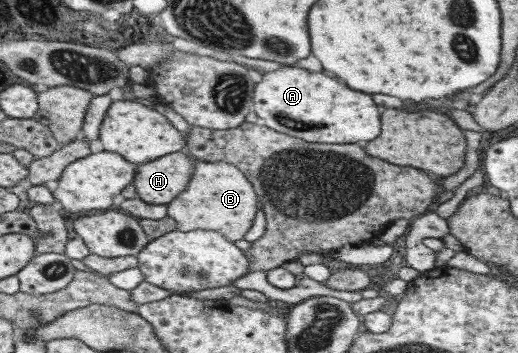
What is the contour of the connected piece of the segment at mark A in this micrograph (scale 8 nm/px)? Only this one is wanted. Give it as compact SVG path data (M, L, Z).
M283 65L274 71L265 72L261 80L254 84L251 103L251 110L263 126L306 142L357 144L359 141L371 141L380 134L380 117L369 95L351 91L335 79L325 77L325 73L307 72L299 66Z

